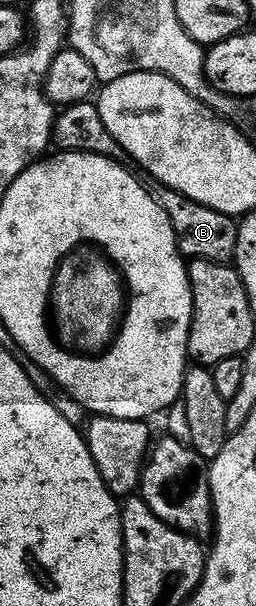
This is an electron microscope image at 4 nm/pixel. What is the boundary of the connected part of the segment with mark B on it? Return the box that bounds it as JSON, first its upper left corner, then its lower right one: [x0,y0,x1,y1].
[52,102,238,263]

